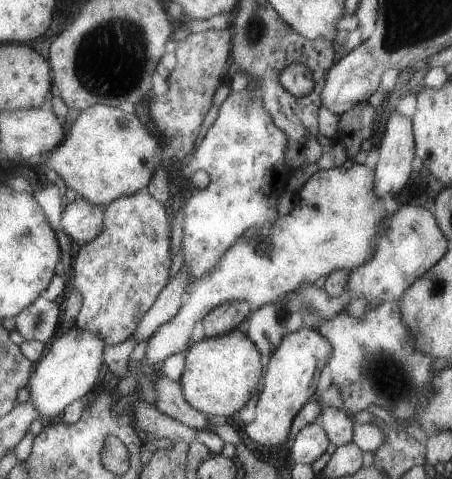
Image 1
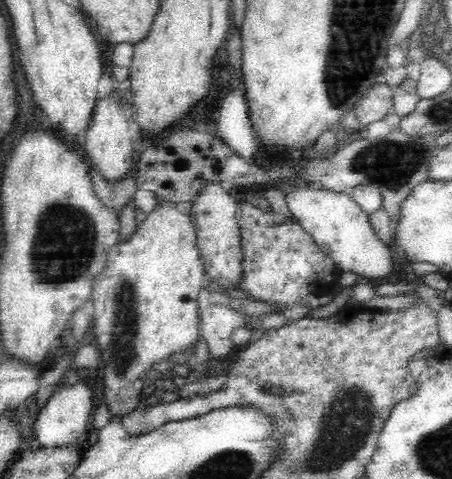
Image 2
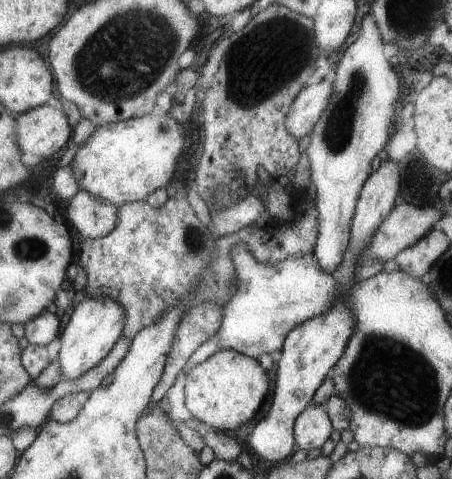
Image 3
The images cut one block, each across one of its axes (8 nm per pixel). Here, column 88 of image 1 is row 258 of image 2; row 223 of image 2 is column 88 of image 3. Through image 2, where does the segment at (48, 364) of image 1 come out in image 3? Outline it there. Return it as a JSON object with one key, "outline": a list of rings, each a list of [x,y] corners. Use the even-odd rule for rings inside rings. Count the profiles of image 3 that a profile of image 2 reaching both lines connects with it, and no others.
{"outline":[[[79,296],[75,302],[75,312],[61,336],[61,352],[59,360],[63,364],[63,380],[83,378],[89,370],[95,370],[119,344],[123,332],[127,328],[127,308],[115,298],[83,298]]]}

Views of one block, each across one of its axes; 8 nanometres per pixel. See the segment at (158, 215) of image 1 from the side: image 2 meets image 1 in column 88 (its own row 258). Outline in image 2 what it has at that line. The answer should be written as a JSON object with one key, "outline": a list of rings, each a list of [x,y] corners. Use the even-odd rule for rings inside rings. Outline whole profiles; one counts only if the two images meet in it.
{"outline":[[[246,202],[238,208],[242,208],[242,216],[238,222],[244,244],[244,272],[246,272],[242,290],[248,292],[254,300],[290,304],[292,306],[290,310],[278,314],[286,314],[290,322],[294,318],[300,320],[308,312],[308,308],[296,308],[294,302],[298,298],[308,298],[310,294],[330,296],[330,284],[334,280],[340,280],[338,264],[316,244],[316,240],[298,222],[280,216],[268,216],[260,208]]]}

